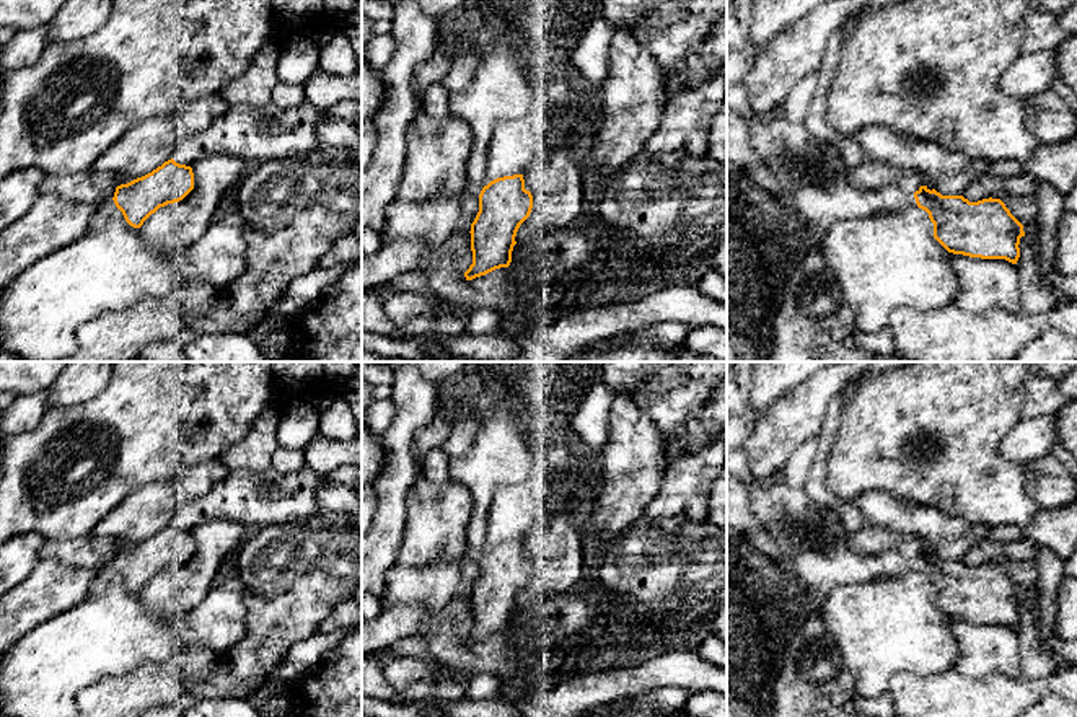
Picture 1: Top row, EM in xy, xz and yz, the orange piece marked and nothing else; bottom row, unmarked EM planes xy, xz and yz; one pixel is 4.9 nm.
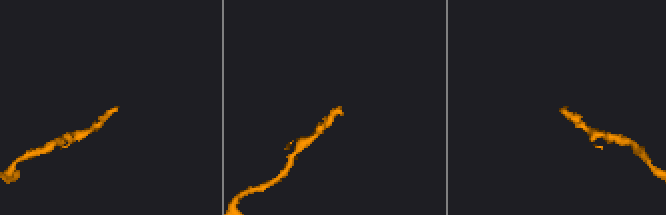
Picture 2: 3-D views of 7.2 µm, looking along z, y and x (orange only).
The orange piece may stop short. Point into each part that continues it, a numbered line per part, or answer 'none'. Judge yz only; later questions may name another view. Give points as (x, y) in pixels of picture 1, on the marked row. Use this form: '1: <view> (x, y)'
none

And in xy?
1: xy (103, 212)

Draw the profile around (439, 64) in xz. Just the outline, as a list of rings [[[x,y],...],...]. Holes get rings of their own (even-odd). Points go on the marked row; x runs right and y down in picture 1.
[[[435,47],[433,54],[415,67],[414,88],[419,108],[427,88],[440,81],[451,70],[451,65],[453,60],[448,57],[448,54],[443,49]]]

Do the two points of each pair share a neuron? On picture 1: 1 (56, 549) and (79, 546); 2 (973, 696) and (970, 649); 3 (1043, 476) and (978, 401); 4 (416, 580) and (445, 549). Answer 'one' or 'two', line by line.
1: one
2: two
3: two
4: two

